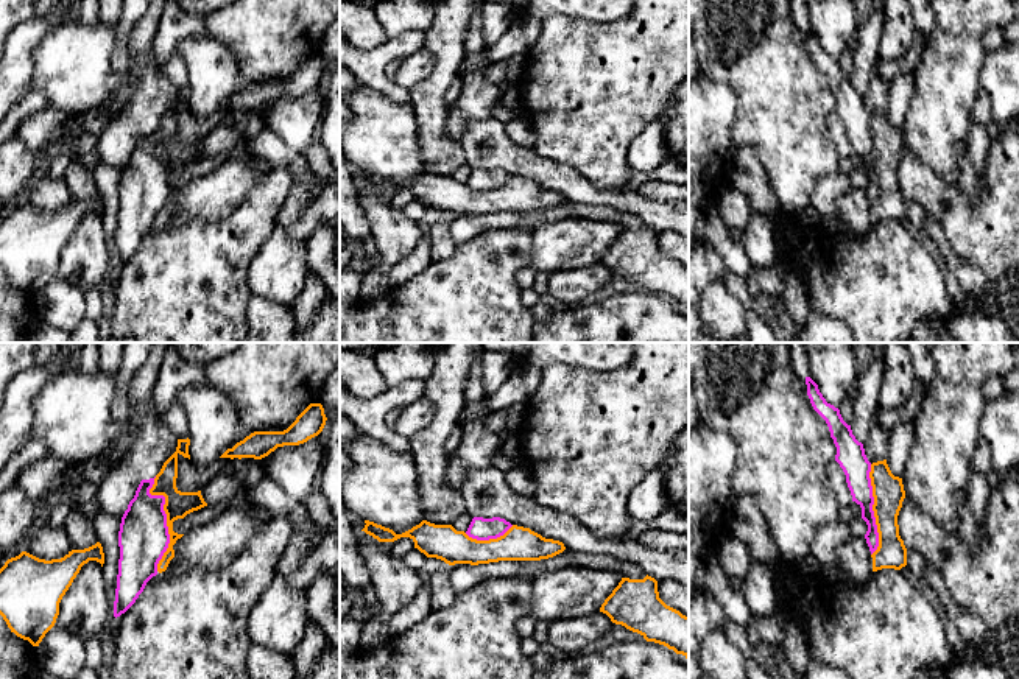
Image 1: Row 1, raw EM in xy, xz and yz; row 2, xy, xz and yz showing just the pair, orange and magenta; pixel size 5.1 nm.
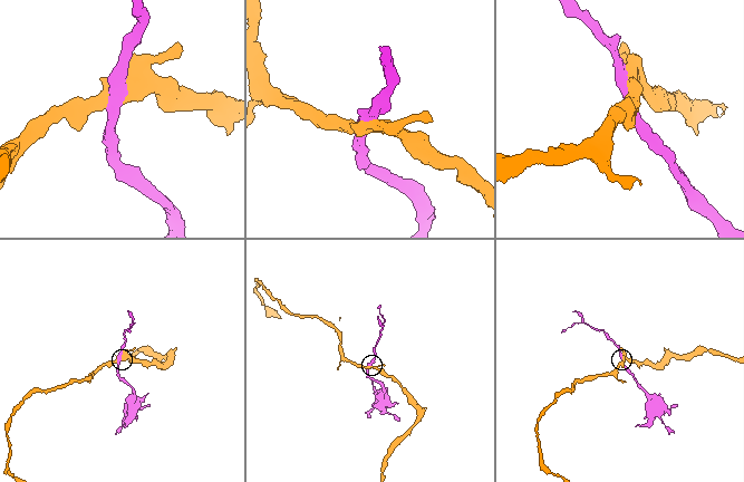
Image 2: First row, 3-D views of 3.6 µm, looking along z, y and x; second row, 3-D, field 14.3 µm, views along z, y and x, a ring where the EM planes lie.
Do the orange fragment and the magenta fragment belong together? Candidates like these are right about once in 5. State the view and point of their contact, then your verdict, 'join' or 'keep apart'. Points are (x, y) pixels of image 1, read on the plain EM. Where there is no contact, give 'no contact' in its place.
contact xy (167, 170); keep apart

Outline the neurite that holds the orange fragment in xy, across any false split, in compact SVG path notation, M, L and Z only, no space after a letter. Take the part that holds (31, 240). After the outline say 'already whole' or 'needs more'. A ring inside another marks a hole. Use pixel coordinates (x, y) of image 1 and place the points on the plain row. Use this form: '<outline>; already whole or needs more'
M100 193L61 210L45 212L26 202L8 210L0 220L0 266L11 283L39 297L56 274L62 248L89 212L103 218Z; already whole

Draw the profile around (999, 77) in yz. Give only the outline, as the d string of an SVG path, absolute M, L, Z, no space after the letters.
M1019 42L986 55L980 86L991 100L991 117L1000 126L1019 120Z

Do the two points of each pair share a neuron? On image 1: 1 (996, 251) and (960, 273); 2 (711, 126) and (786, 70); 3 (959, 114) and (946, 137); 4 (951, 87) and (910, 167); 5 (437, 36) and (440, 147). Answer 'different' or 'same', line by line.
1: different
2: different
3: same
4: different
5: same

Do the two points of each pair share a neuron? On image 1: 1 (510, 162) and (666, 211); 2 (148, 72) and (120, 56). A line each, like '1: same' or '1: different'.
1: same
2: different

